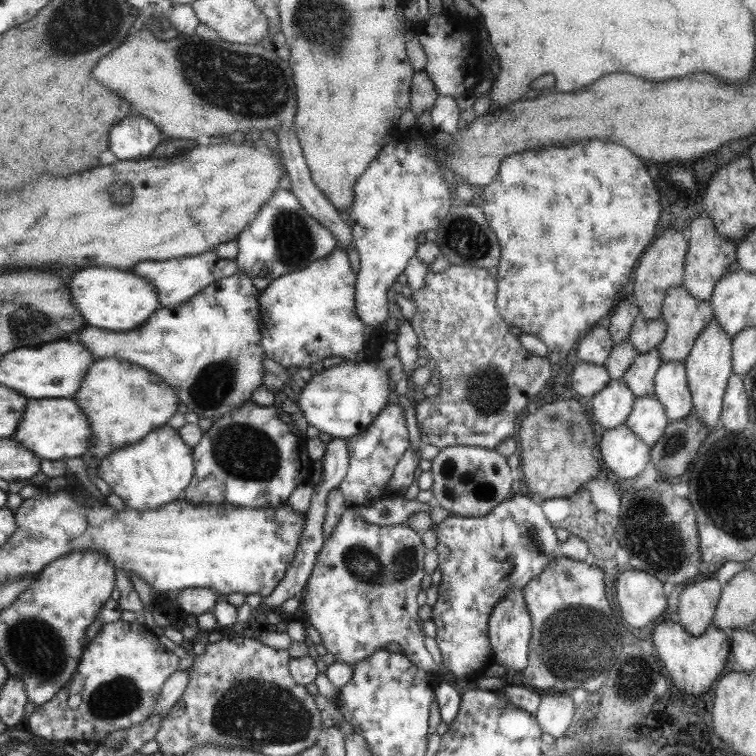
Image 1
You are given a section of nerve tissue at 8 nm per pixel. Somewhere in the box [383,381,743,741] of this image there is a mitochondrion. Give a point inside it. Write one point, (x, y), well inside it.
(572, 638)

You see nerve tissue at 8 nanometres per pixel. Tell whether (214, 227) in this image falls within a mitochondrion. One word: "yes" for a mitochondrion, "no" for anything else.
no

